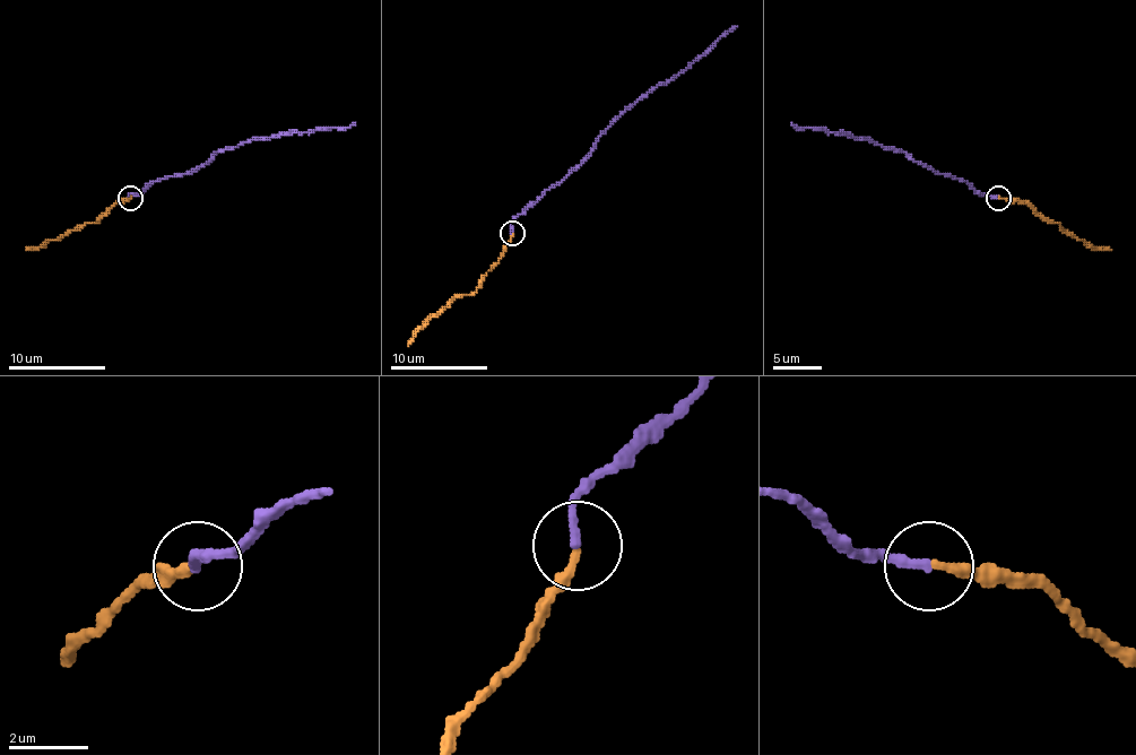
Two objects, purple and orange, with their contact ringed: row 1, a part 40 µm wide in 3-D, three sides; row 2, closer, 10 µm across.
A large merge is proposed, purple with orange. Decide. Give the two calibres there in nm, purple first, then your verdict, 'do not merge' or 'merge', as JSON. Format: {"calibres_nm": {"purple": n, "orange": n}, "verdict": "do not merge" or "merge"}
{"calibres_nm": {"purple": 240, "orange": 240}, "verdict": "merge"}

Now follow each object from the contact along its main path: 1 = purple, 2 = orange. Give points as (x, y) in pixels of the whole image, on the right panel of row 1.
1: (999, 198), (979, 196), (964, 181), (935, 174), (903, 152), (846, 132), (797, 128), (791, 122)
2: (999, 198), (1023, 200), (1038, 215), (1060, 223), (1077, 240), (1111, 250)

